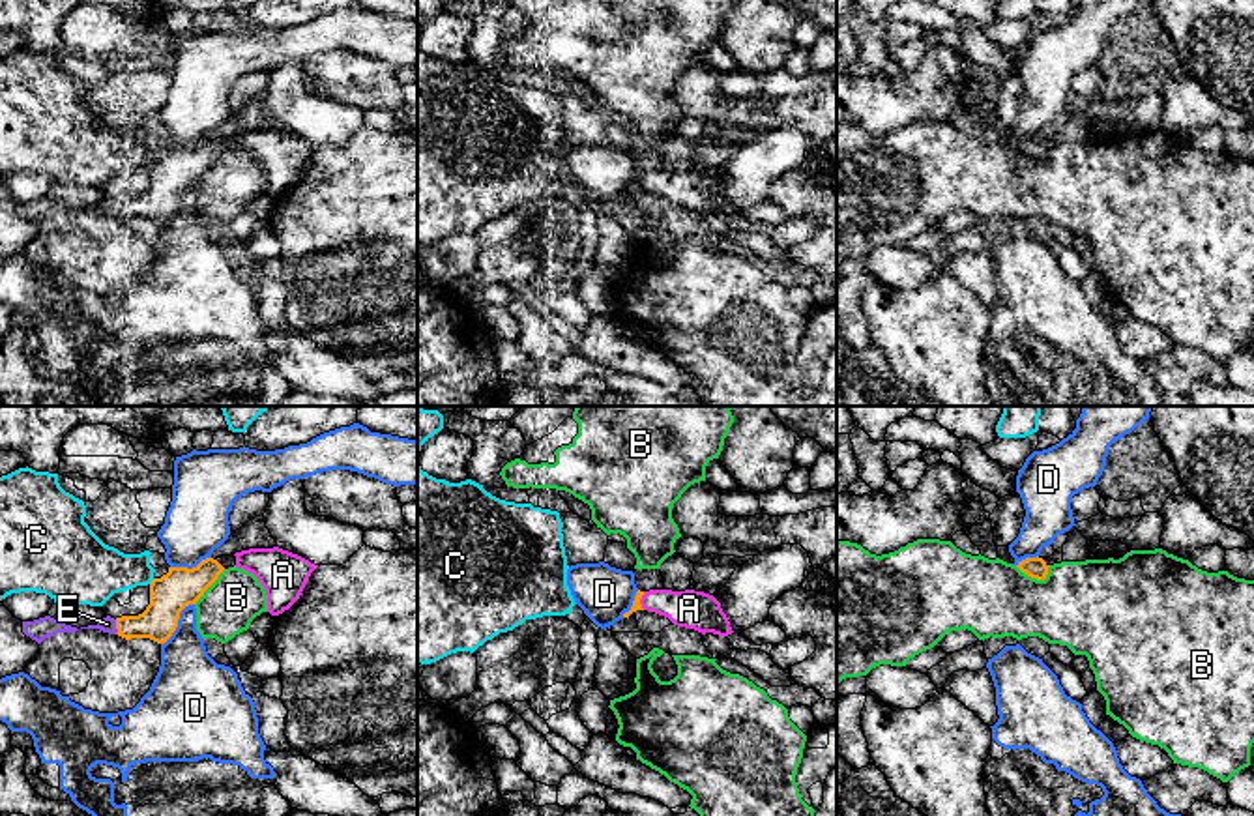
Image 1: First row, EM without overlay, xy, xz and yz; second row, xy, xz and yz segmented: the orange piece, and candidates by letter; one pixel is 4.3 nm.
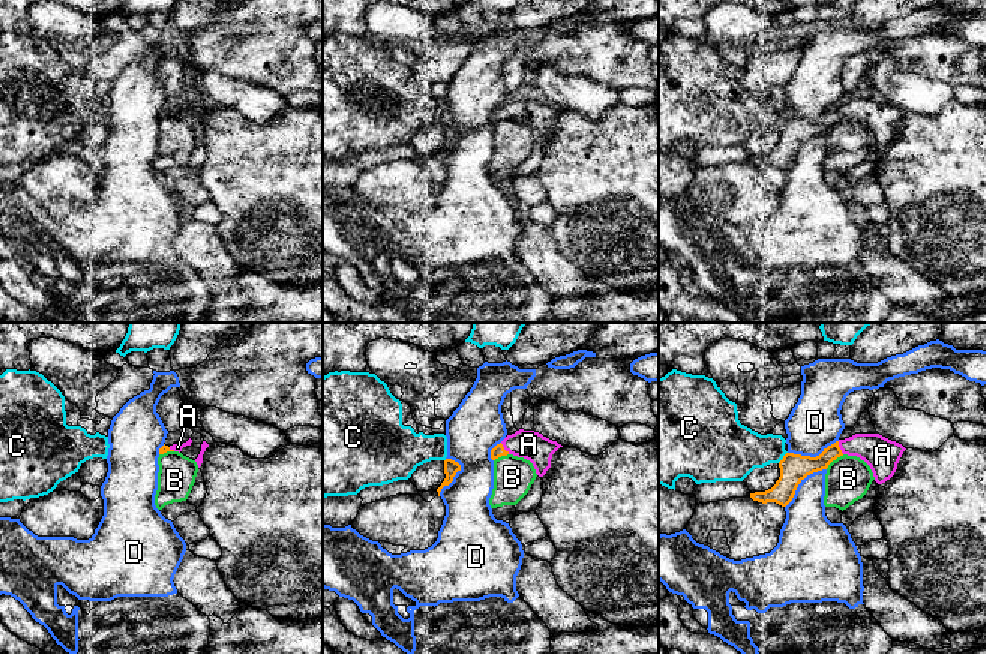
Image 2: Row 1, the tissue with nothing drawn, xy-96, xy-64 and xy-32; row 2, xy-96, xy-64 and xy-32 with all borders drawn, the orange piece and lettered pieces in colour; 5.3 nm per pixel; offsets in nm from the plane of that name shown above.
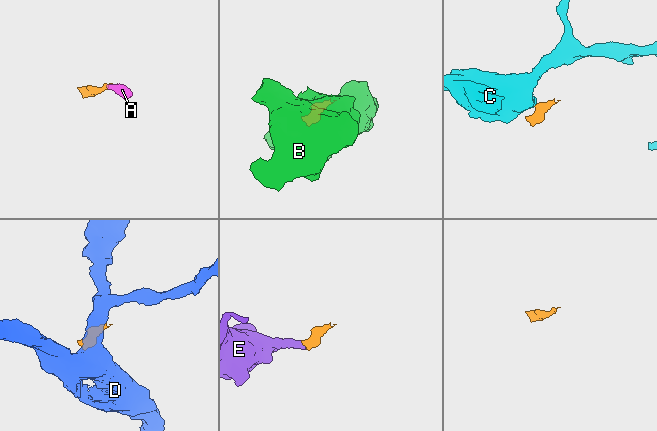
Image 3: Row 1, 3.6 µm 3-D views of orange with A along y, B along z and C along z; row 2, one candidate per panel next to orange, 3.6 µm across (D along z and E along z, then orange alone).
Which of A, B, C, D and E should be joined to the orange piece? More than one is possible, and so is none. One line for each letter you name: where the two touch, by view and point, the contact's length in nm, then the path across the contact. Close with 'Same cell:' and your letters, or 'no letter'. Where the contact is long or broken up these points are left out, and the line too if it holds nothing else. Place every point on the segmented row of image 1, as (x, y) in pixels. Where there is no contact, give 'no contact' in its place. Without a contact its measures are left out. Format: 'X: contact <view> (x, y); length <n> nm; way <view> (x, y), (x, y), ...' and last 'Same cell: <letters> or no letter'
A: contact xz (639, 601); length 80 nm; way xz (637, 605), (639, 601), (665, 601), (689, 609)
E: contact xy (116, 627); length 60 nm
Same cell: A, E

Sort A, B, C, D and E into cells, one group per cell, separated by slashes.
A E / B / C / D

